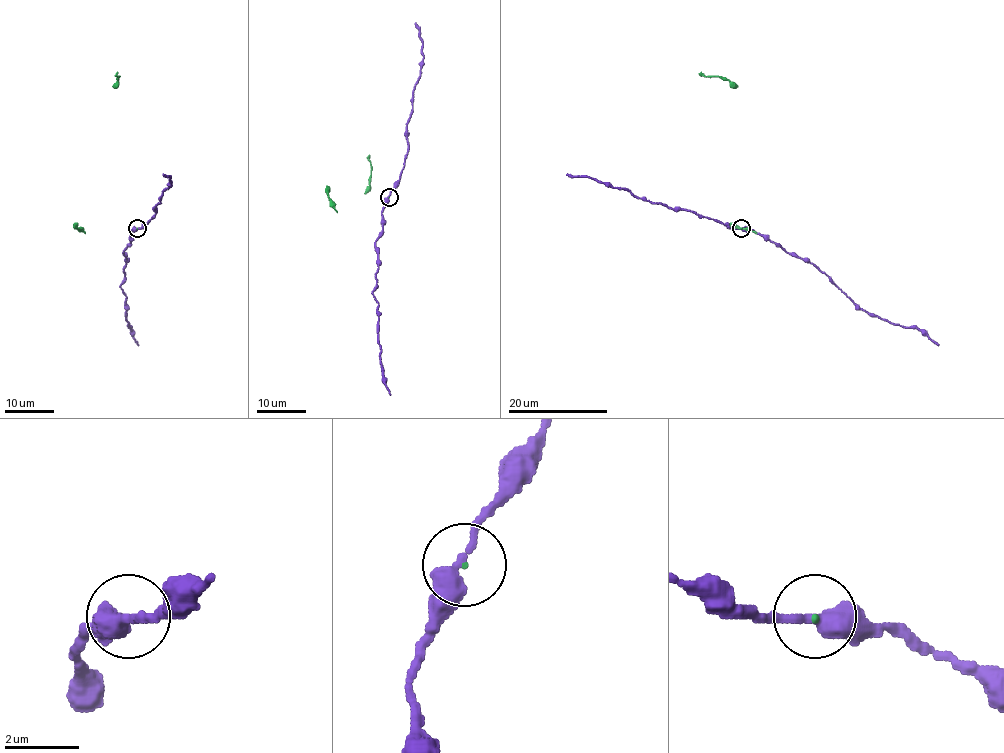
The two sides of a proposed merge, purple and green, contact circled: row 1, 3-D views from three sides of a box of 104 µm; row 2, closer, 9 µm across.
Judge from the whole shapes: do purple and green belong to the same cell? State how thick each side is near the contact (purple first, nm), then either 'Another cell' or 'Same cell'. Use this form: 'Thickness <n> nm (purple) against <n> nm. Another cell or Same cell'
Thickness 320 nm (purple) against 70 nm. Same cell

